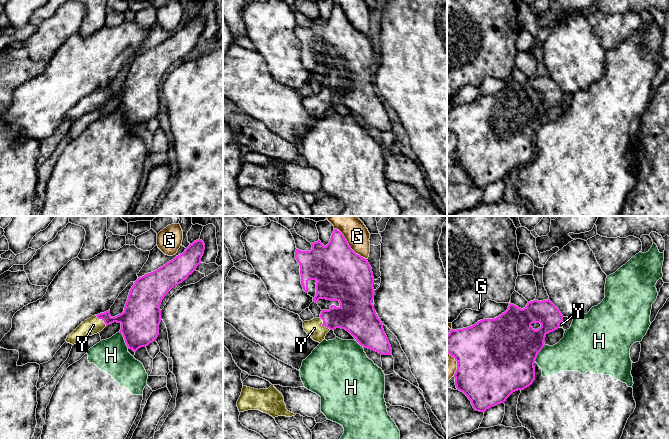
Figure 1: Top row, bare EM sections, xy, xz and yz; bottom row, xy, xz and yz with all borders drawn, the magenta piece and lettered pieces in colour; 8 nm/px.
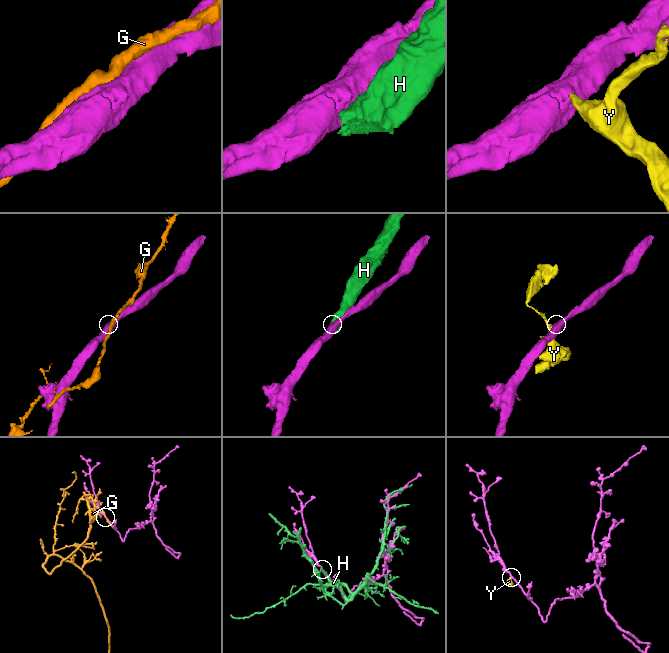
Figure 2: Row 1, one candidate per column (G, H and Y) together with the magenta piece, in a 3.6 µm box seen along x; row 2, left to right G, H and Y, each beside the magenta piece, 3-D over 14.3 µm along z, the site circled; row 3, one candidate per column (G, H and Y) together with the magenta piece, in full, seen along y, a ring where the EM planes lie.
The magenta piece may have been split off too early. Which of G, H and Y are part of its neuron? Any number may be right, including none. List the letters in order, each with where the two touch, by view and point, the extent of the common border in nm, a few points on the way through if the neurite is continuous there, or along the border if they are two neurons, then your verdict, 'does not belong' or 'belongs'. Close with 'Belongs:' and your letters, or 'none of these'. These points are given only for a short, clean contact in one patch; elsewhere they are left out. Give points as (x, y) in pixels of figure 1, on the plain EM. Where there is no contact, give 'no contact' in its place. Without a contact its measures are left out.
G: xz (348, 21) | 360 nm | does not belong
H: xy (124, 115) | 160 nm | does not belong
Y: xz (323, 101) | 140 nm | across xz (352, 91), (332, 94), (323, 101), (314, 104) | belongs
Belongs: Y

